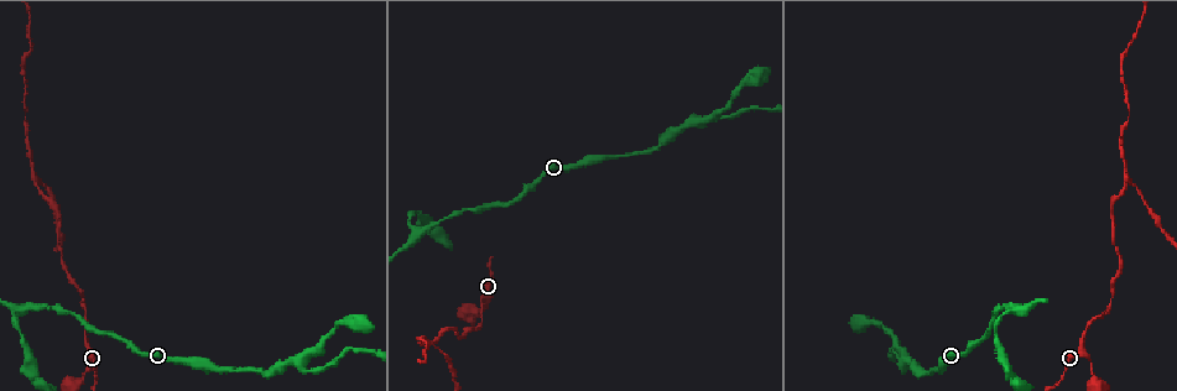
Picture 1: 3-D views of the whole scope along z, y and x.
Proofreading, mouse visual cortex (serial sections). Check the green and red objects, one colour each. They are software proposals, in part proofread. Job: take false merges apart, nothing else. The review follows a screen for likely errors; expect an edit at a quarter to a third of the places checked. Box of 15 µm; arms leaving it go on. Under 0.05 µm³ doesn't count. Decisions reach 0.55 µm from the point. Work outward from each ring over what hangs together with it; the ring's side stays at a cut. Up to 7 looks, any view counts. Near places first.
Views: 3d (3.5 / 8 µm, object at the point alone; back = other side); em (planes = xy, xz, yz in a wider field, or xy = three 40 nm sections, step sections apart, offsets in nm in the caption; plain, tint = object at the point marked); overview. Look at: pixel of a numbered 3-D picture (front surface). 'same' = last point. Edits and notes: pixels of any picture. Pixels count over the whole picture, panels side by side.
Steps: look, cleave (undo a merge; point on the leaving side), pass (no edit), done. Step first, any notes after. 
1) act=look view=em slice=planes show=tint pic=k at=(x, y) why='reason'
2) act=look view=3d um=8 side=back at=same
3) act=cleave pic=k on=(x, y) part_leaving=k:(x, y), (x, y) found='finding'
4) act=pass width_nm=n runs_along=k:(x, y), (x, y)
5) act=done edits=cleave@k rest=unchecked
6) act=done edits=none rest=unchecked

act=look view=3d um=3.5 pic=1 at=(902, 361)

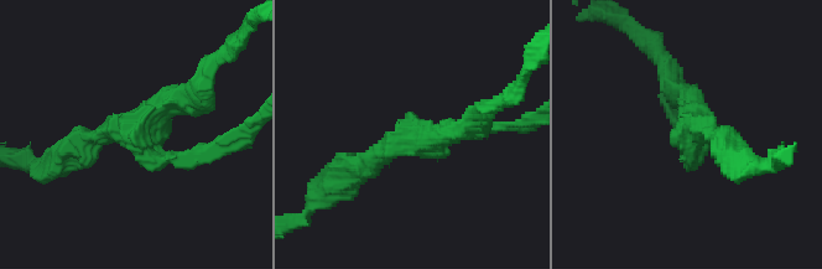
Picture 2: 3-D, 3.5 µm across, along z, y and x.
act=look view=em slice=xy step=3 show=plain pic=2 at=(413, 138) arms=3 arm_widths_nm=200,250,350 why='now the EM'

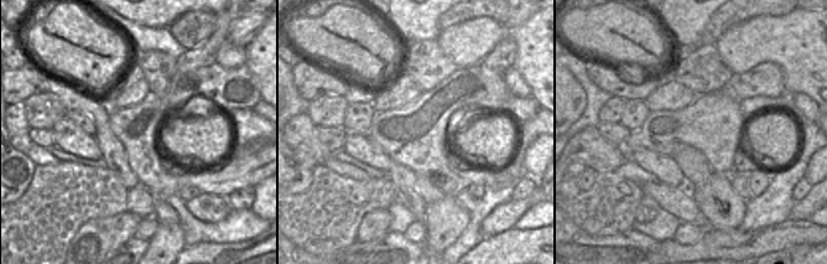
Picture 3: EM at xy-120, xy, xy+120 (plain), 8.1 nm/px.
act=look view=em slice=xy step=3 show=tint at=same

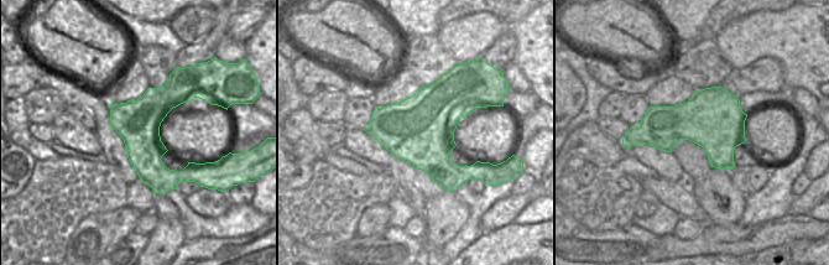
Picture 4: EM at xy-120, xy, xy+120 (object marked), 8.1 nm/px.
act=pass runs_along=2:(67, 158), (201, 88) found='one cell here'

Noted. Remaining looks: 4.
act=look view=3d um=3.5 pic=1 at=(23, 311) why='three arms meet'

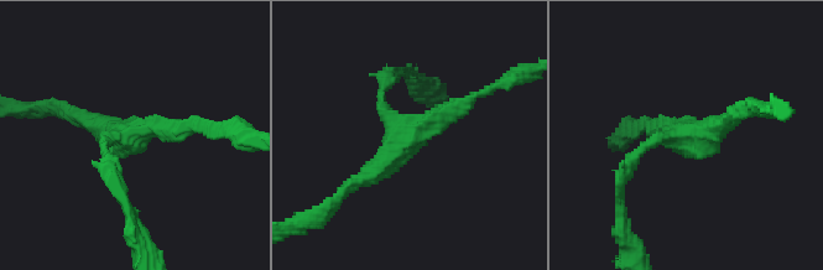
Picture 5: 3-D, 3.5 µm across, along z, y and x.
act=look view=em slice=xy step=5 show=tint pic=5 at=(406, 133) why='need the tissue'

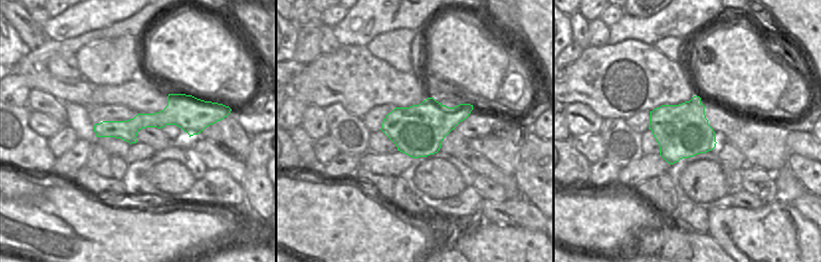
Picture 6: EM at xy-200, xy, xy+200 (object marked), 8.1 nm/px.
act=look view=em slice=planes show=tint at=same why='cut it another way'

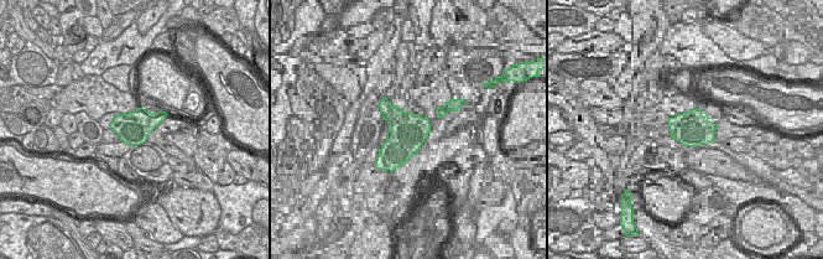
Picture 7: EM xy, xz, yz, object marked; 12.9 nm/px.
act=pass width_nm=420 runs_along=5:(203, 126), (104, 138), (112, 172) found='continuous, no second cell'

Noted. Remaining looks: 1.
act=done edits=none rest=unchecked

